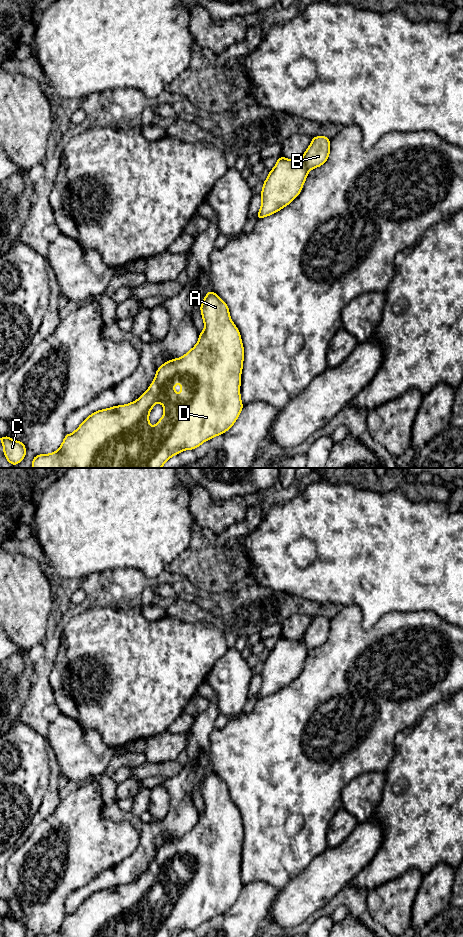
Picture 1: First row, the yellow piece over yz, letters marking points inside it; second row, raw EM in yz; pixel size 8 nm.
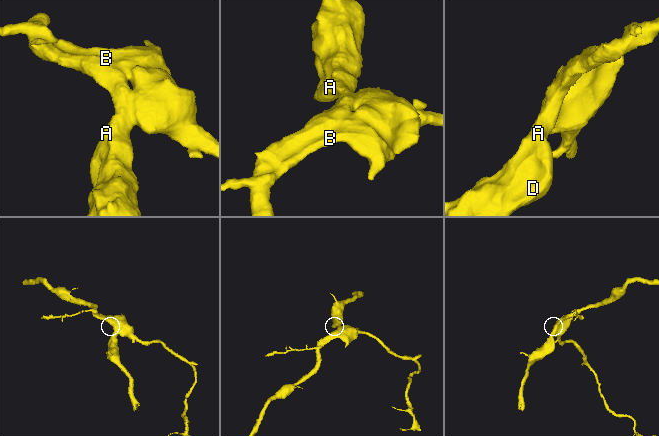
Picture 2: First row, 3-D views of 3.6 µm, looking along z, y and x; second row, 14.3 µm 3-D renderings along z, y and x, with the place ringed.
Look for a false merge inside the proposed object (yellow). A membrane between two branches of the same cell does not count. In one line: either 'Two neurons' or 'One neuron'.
Two neurons

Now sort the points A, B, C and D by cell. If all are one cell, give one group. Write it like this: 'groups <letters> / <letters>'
groups A C D / B

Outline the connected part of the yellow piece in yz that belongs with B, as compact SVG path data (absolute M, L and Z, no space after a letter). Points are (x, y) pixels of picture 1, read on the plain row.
M325 616L312 618L310 626L303 634L301 640L311 650L323 645L330 634L330 619Z

